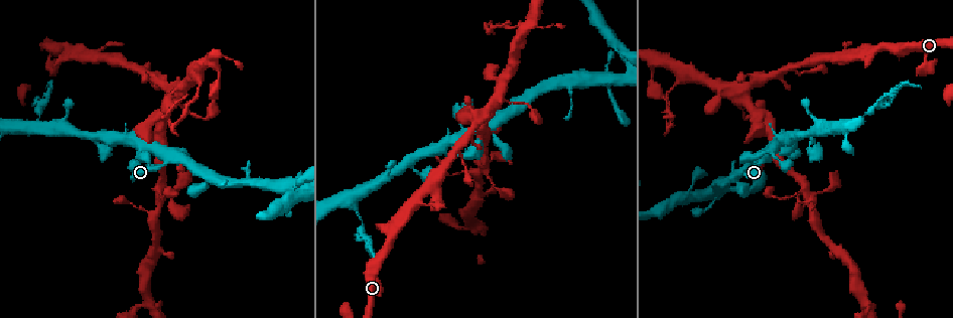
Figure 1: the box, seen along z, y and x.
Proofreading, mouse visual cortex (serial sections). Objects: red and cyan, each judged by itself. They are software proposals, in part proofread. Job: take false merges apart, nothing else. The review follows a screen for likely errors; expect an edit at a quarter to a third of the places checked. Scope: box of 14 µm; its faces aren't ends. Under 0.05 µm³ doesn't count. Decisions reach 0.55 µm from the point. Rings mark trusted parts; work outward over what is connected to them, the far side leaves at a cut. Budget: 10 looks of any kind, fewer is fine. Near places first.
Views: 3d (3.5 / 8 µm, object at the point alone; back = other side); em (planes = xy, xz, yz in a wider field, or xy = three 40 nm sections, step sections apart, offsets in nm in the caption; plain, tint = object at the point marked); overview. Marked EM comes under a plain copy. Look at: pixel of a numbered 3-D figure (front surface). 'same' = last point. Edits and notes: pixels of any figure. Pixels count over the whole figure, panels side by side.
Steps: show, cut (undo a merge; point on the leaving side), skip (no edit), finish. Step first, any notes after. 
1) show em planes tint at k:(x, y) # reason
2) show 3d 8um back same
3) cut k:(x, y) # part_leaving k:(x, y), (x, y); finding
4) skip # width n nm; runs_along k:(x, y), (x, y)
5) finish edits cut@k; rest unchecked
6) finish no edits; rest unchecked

show 3d 8um at 1:(803, 192) # looks like a crossing

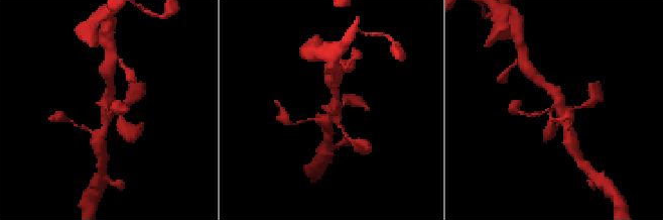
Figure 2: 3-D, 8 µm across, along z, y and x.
show 3d 3.5um at 2:(558, 105) # closer look

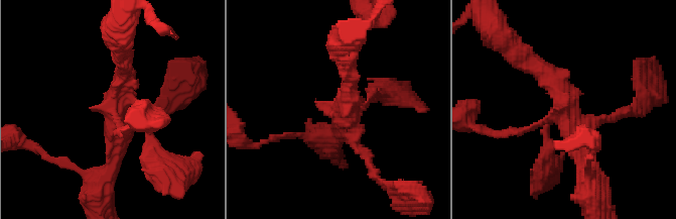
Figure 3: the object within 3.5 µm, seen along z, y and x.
show em xy step 1 tint at 3:(341, 118)

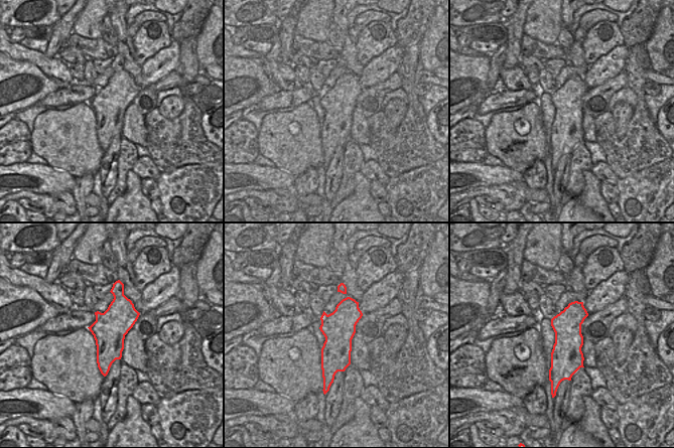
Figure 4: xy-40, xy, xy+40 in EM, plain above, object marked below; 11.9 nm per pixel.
skip # runs_along 3:(528, 63), (567, 93), (585, 174); all the same cell

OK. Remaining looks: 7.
show 3d 8um back at 1:(169, 158) # small branch off a trunk

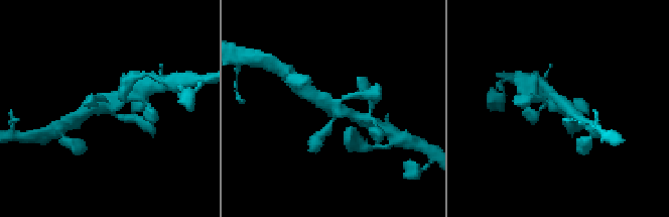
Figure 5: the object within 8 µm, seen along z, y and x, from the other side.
show 3d 3.5um at 5:(109, 109) # zoom in

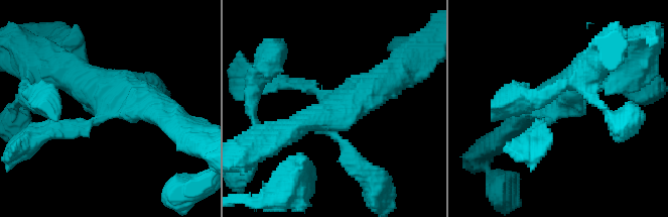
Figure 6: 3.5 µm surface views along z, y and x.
show em planes tint at 6:(105, 109) # shape alone is not enough

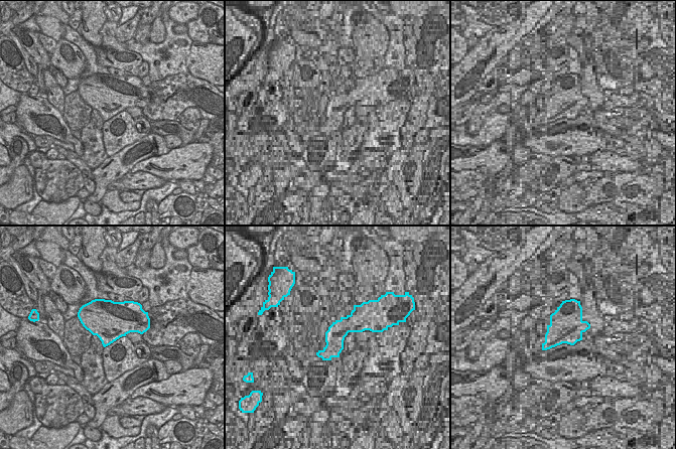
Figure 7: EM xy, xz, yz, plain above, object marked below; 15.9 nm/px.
skip # runs_along 6:(277, 79), (343, 102), (389, 81); one cell here

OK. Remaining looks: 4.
show 3d 3.5um at 1:(686, 195) # three-way junction

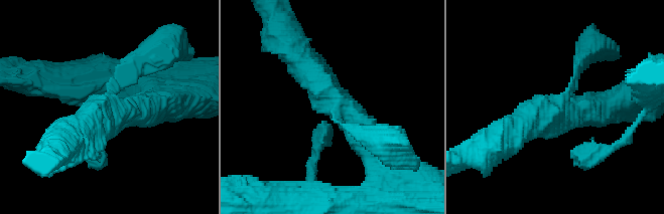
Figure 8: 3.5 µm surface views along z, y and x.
show em xy step 1 tint at 8:(119, 111)

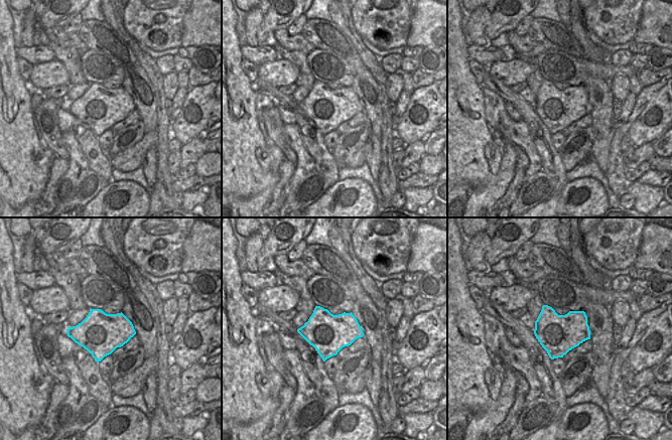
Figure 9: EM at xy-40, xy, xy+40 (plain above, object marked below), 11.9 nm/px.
show em planes tint same # cut it another way

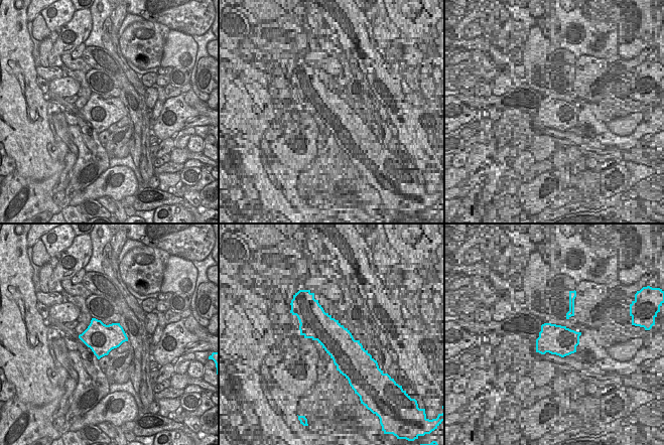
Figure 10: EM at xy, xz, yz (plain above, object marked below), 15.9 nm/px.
skip # arm_widths 150, 500, 500 nm; runs_along 8:(387, 161), (303, 65); one cell here

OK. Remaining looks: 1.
finish no edits; rest unchecked

